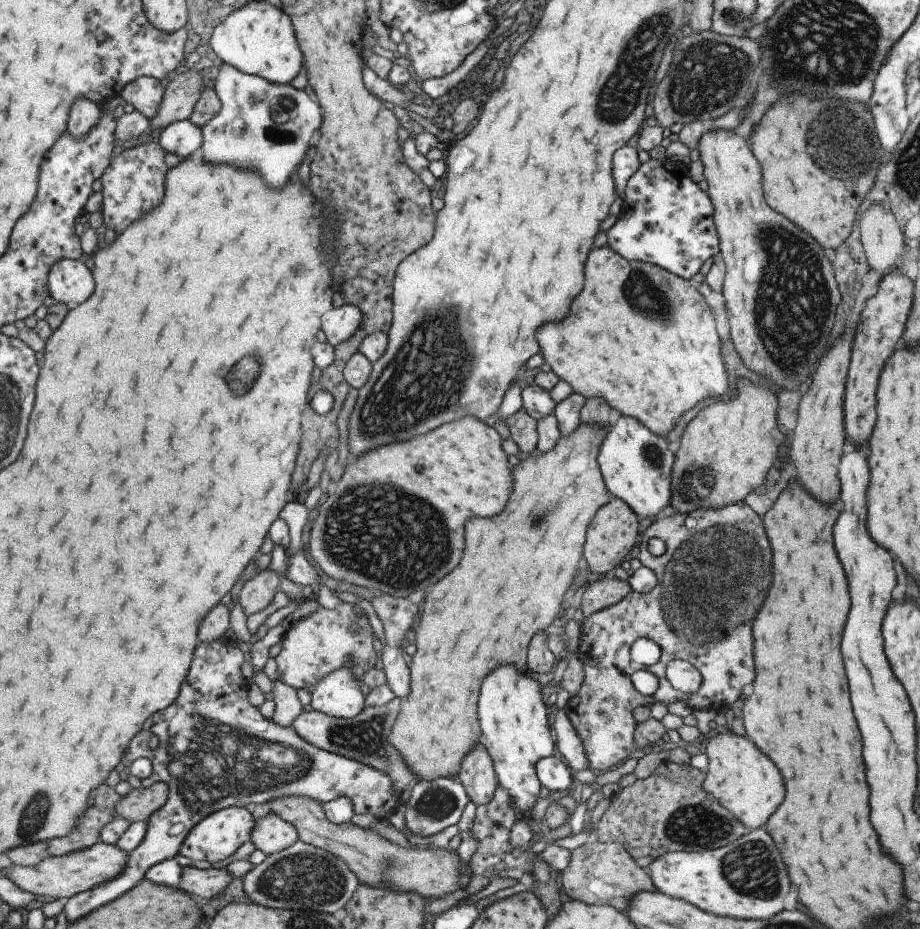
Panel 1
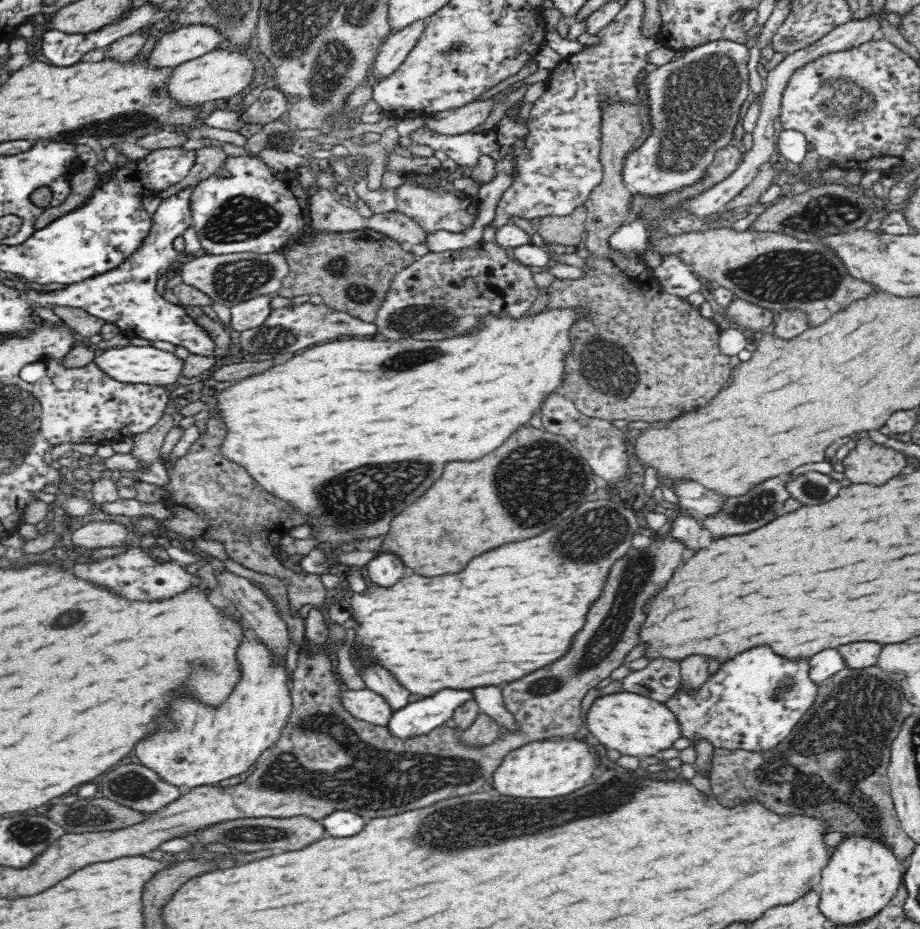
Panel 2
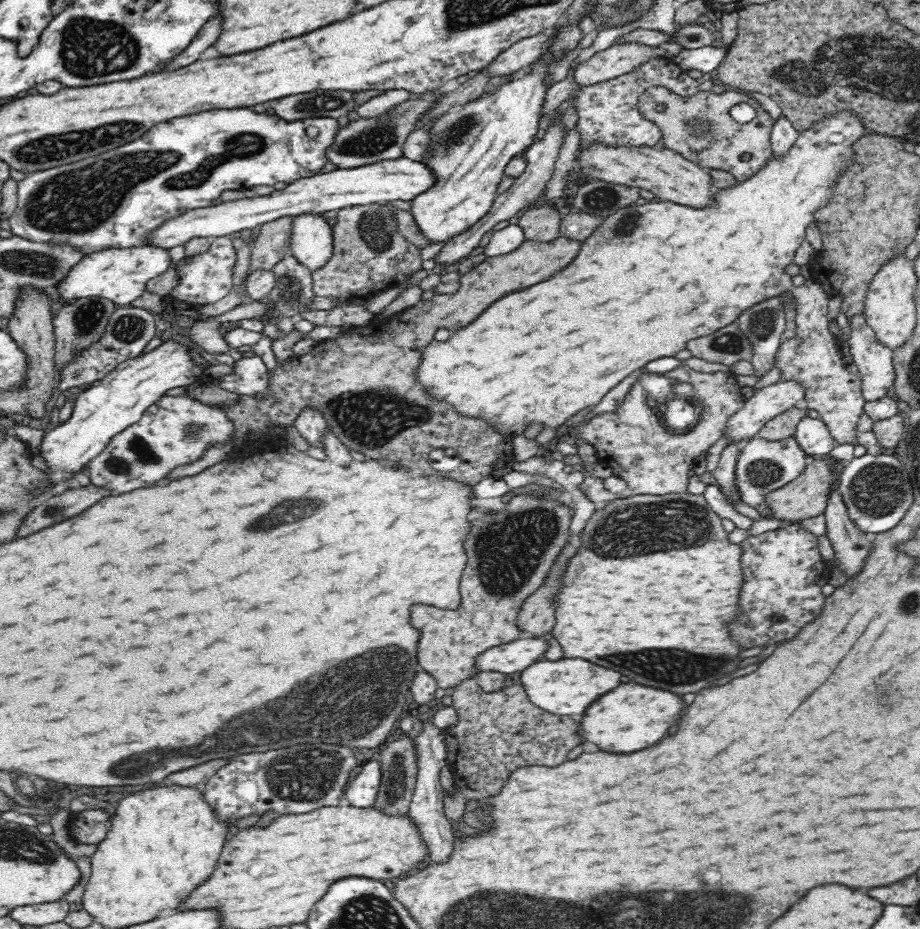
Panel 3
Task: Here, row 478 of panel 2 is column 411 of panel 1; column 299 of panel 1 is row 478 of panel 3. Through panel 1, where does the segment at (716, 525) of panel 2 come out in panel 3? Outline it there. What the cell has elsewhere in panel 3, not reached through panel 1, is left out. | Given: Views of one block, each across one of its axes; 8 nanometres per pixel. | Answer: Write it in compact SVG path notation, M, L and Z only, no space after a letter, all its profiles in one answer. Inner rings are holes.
M746 442L728 444L723 450L718 468L711 472L713 480L719 486L722 496L724 496L726 502L732 507L734 507L736 502L742 502L740 498L740 487L736 483L736 469L740 451L745 444Z

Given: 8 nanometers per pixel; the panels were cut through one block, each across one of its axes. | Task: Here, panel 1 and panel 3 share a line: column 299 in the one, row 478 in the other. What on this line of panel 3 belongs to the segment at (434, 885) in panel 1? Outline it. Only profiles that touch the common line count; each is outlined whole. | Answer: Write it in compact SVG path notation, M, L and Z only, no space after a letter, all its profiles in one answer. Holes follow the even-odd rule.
M818 458L810 466L807 466L802 474L798 475L798 478L774 492L769 492L766 501L772 507L772 518L798 520L824 513L828 508L830 494L834 492L836 484L841 481L842 472L836 468L837 460L834 458Z

